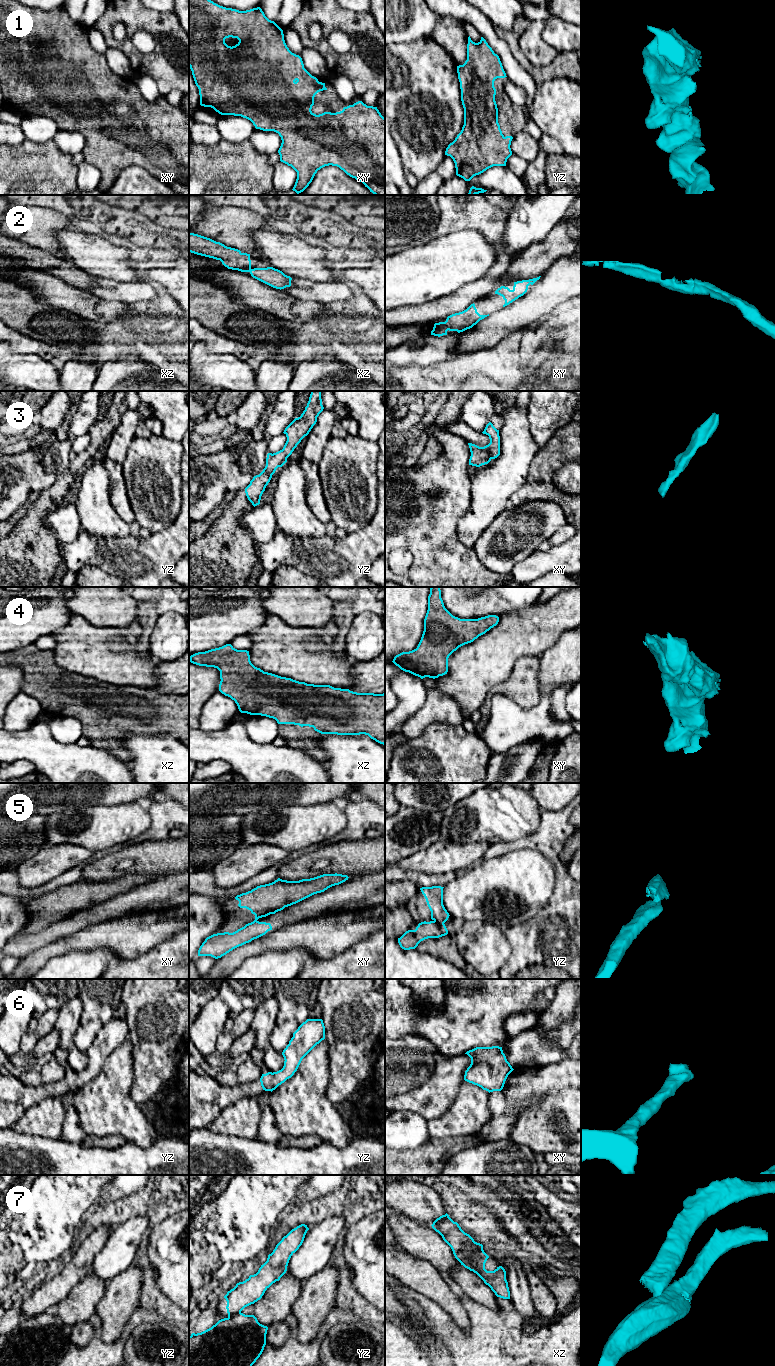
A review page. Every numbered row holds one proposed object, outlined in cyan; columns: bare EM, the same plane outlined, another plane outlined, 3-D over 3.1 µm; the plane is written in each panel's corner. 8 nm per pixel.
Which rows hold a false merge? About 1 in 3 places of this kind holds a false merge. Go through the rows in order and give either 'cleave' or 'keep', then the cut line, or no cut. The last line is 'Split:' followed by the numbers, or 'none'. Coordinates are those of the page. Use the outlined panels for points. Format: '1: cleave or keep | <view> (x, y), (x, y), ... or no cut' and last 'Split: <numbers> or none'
1: keep | no cut
2: keep | no cut
3: keep | no cut
4: keep | no cut
5: cleave | yz (434, 920), (443, 923)
6: keep | no cut
7: cleave | yz (240, 1312), (228, 1317)
Split: 5, 7

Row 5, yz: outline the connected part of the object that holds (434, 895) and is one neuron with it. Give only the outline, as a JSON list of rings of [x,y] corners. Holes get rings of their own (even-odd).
[[[441,886],[420,888],[431,911],[431,919],[438,923],[445,923],[450,916],[443,905],[443,888]]]

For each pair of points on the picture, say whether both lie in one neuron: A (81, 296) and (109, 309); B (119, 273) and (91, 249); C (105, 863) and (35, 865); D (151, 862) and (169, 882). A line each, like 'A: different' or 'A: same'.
A: same
B: same
C: different
D: different

